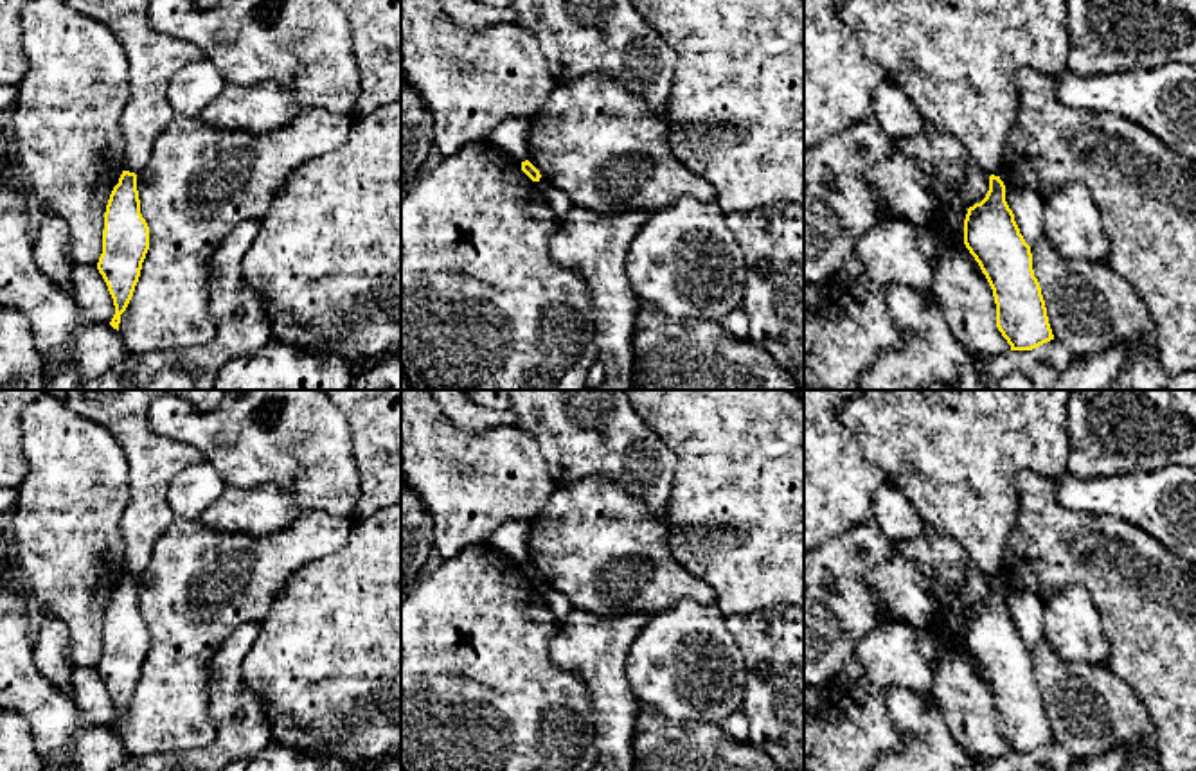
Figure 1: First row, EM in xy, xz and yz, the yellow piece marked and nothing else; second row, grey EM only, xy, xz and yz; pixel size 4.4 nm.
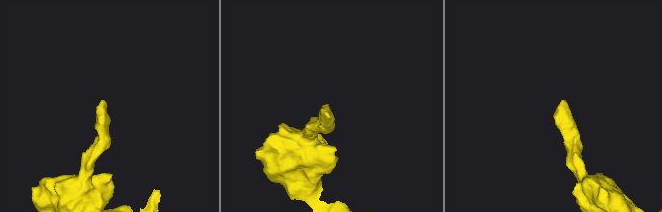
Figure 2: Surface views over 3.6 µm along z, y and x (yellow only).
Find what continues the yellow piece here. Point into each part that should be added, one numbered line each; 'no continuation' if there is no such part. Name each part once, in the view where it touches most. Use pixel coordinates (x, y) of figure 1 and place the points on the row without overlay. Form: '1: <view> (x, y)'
no continuation

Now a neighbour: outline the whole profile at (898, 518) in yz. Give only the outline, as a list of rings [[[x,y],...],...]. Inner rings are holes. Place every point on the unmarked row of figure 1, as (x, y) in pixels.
[[[888,482],[874,494],[872,516],[896,545],[919,537],[926,525],[903,492]]]

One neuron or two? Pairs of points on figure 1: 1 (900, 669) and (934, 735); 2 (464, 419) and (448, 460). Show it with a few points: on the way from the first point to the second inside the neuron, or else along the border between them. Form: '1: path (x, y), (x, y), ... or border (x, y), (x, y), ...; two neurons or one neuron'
1: border (928, 691), (887, 691), (885, 708), (900, 732); two neurons
2: border (439, 408), (463, 428), (504, 426); two neurons

